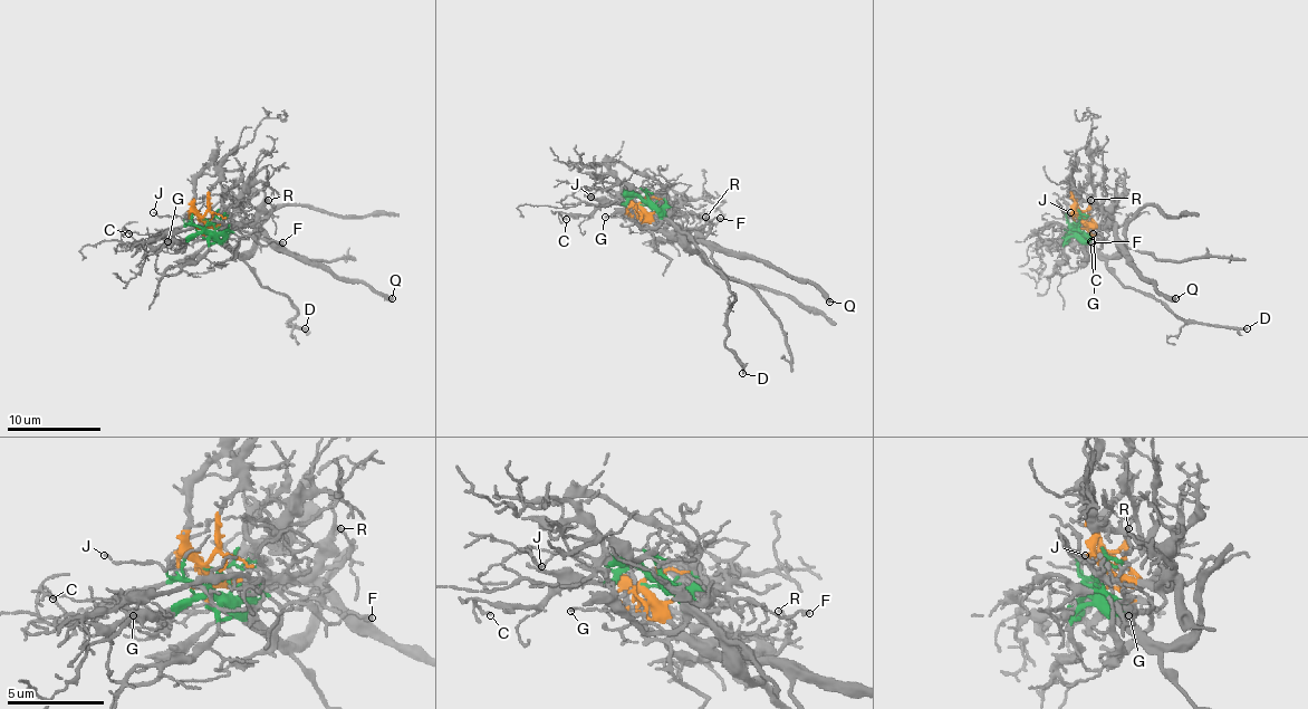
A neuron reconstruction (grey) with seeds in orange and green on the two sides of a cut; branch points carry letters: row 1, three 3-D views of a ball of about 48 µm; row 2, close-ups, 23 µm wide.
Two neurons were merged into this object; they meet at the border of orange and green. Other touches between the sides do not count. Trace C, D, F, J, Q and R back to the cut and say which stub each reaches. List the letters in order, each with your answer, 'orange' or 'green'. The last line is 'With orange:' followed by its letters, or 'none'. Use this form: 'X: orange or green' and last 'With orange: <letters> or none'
C: green
D: green
F: green
J: green
Q: orange
R: orange
With orange: Q, R

